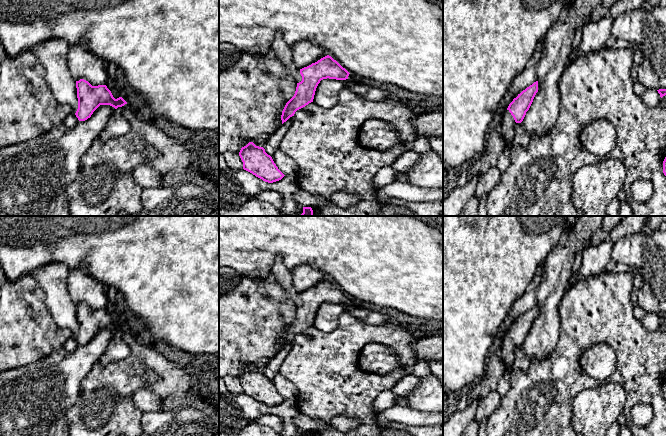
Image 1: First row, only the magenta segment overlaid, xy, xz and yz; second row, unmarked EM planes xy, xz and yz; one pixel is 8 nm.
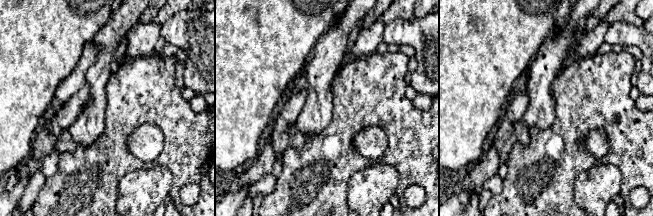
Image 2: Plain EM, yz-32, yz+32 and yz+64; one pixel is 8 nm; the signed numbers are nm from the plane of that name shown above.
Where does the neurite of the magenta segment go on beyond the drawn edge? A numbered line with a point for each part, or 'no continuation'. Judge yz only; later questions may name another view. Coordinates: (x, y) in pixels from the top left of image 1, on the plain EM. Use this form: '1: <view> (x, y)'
1: yz (507, 352)

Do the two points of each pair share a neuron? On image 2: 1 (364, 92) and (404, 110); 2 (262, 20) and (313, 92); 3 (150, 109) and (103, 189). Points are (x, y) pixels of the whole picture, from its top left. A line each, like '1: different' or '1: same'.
1: same
2: different
3: same

